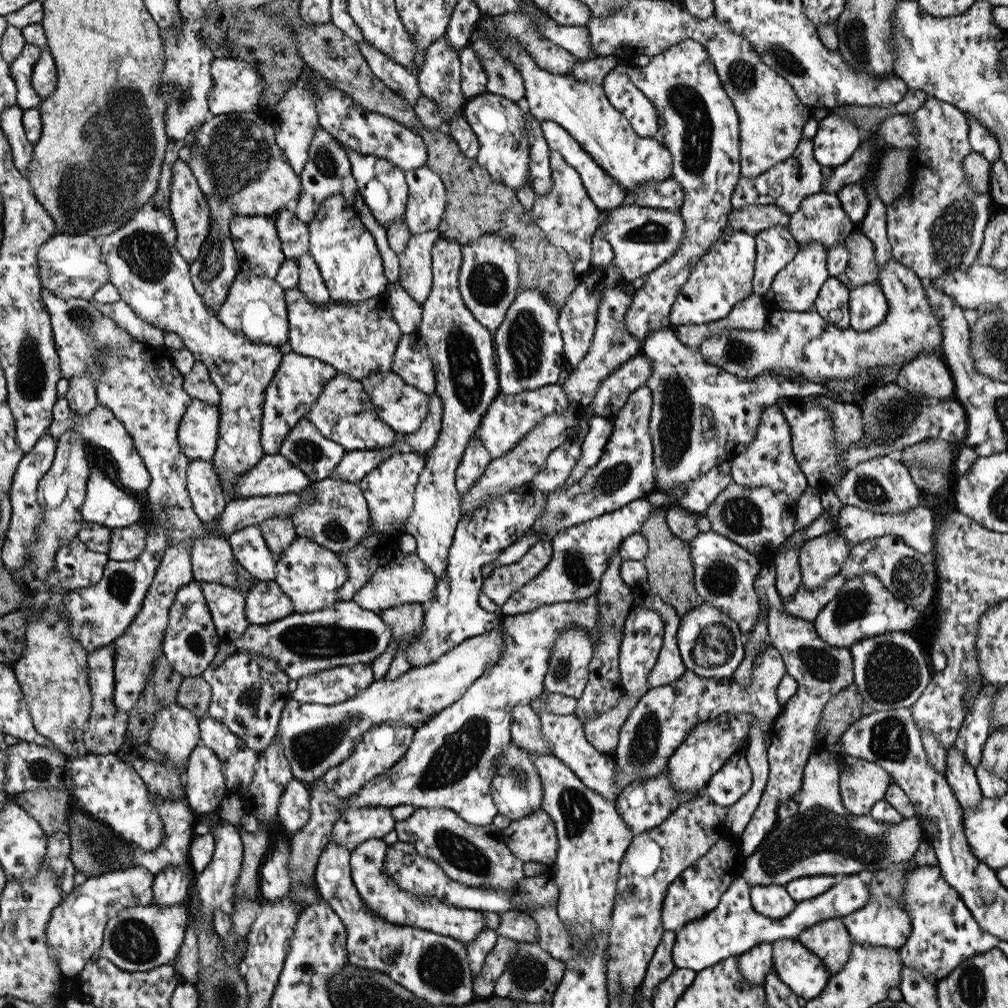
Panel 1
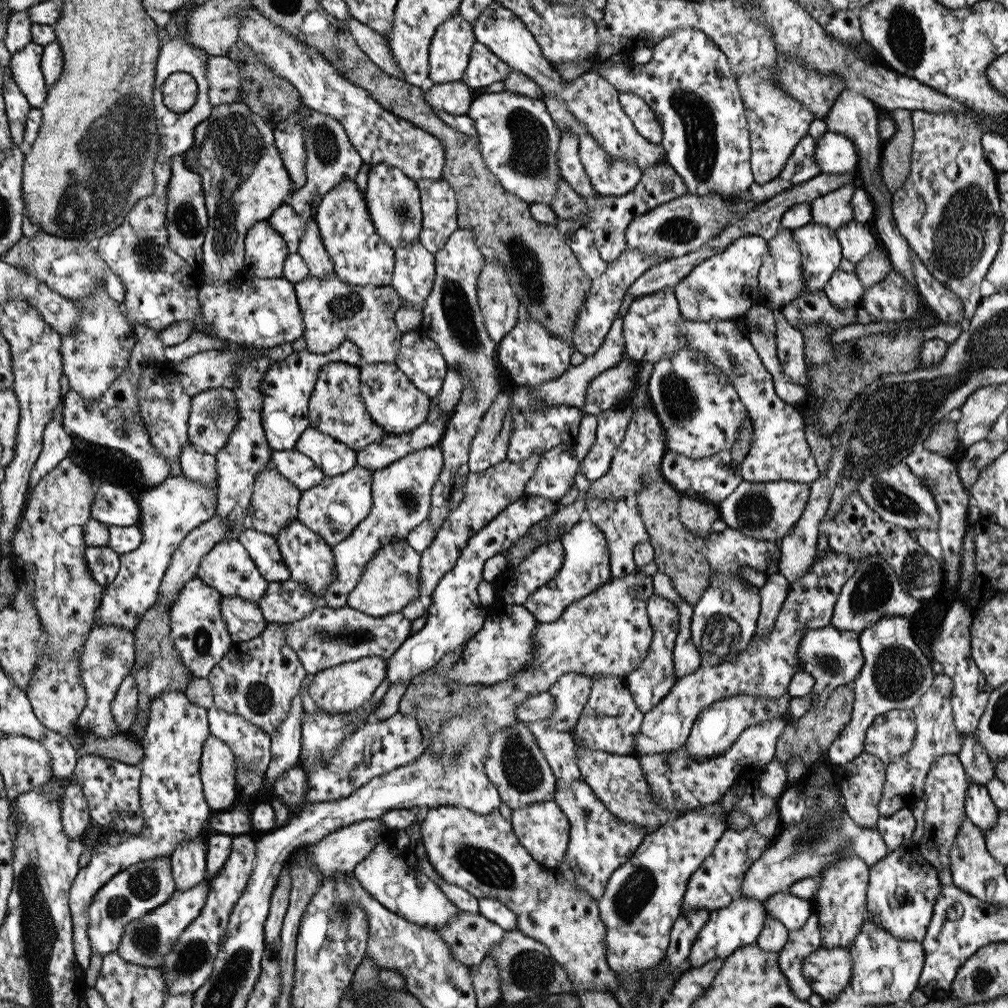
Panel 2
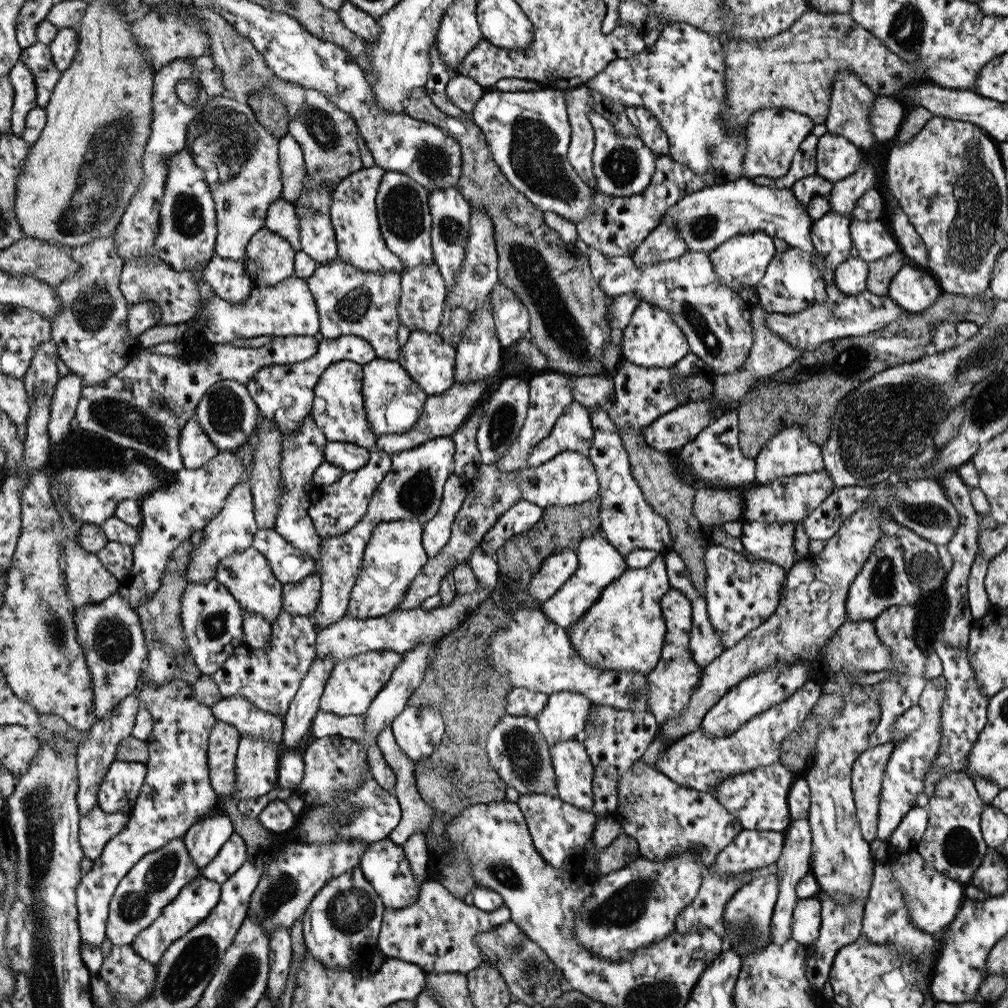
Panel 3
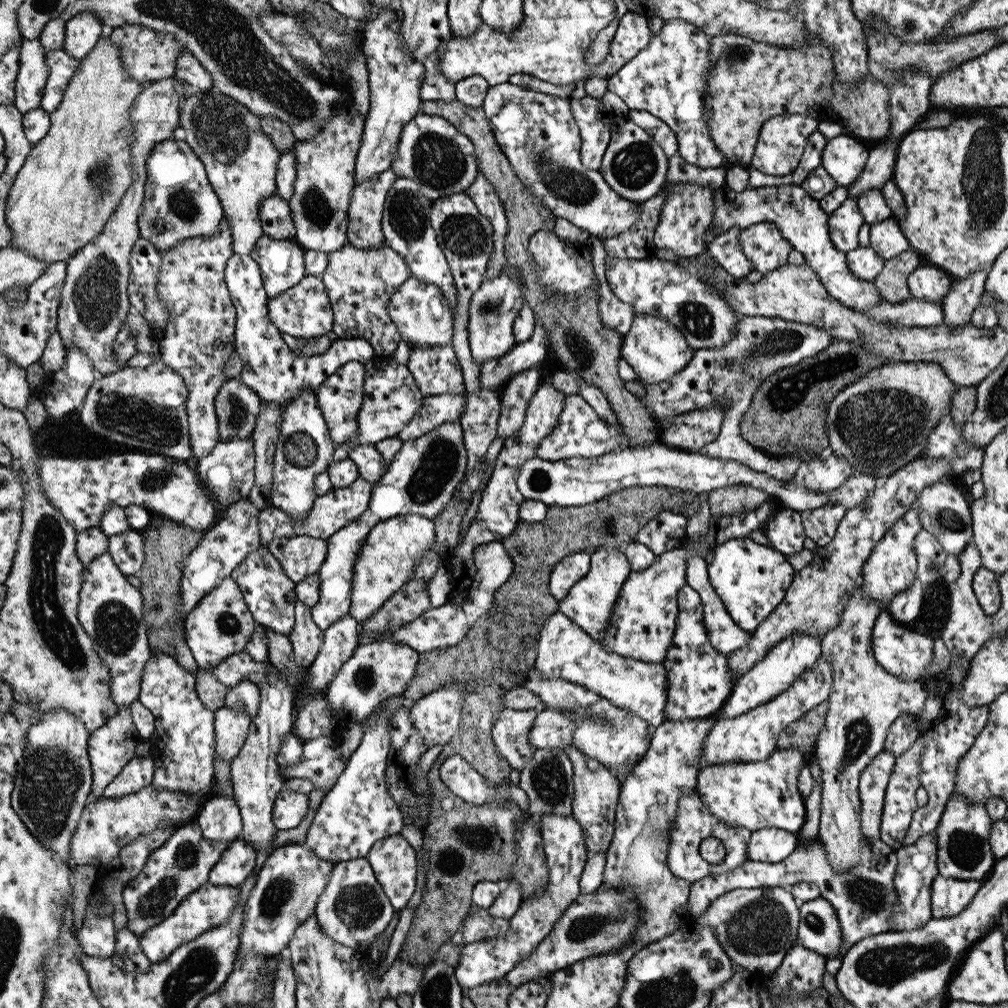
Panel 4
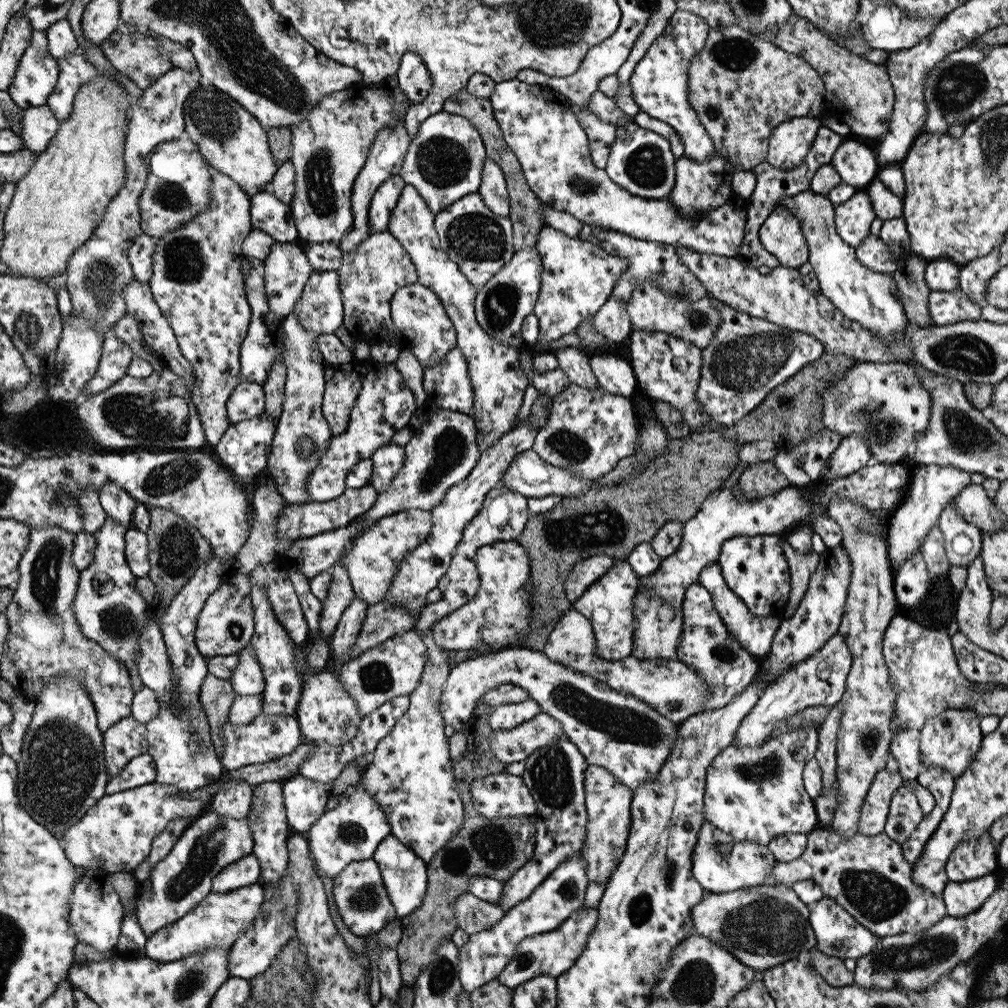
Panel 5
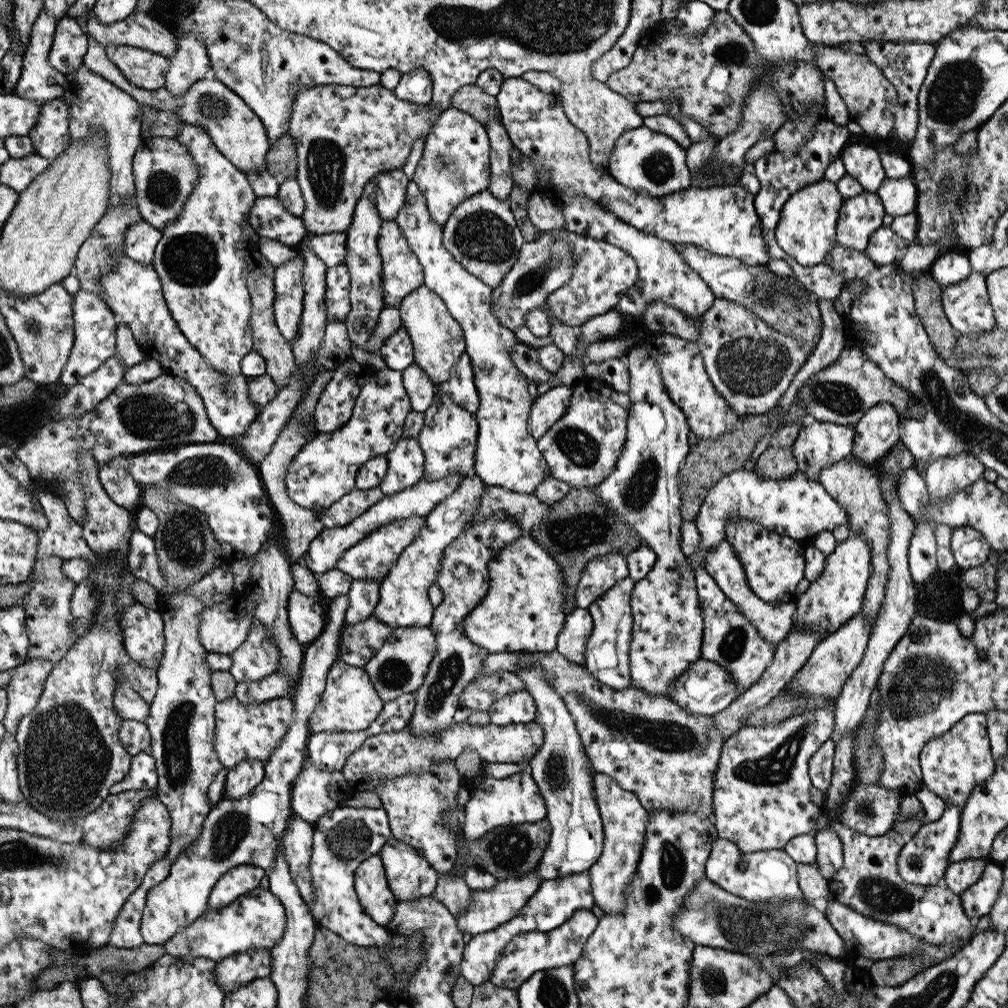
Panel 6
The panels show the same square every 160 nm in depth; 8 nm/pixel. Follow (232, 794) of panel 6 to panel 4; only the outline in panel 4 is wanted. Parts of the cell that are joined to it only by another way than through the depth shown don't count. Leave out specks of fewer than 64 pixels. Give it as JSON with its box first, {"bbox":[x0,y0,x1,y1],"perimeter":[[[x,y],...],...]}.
{"bbox":[194,794,243,842],"perimeter":[[[218,794],[209,799],[201,806],[194,822],[208,840],[231,842],[243,832],[243,817],[234,796],[228,798]]]}

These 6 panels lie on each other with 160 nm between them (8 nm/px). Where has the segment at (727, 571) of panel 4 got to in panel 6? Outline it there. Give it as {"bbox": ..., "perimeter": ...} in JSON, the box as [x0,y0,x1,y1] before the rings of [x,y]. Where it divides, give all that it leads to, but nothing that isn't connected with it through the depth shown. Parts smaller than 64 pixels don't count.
{"bbox":[725,519,805,604],"perimeter":[[[730,519],[725,529],[725,540],[730,543],[744,567],[746,583],[752,592],[768,604],[782,604],[798,598],[798,583],[805,578],[804,543],[788,536],[768,532],[768,528],[750,519]]]}

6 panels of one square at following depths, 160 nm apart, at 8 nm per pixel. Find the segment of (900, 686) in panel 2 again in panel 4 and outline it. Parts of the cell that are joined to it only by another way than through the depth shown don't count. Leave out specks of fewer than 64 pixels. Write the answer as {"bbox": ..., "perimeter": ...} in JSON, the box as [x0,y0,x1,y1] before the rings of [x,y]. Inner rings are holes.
{"bbox":[885,578,926,758],"perimeter":[[[914,578],[914,583],[910,589],[902,591],[896,595],[886,607],[886,610],[890,613],[890,616],[904,625],[908,625],[913,621],[922,608],[922,602],[924,602],[924,592],[926,586],[924,586],[918,578]],[[900,713],[891,723],[886,740],[885,749],[898,758],[905,750],[912,746],[920,733],[917,724],[918,715]]]}

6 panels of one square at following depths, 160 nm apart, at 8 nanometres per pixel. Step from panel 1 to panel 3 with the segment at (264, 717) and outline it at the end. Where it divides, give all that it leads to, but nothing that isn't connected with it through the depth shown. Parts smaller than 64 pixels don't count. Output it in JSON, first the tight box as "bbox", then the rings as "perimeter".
{"bbox":[211,611,317,717],"perimeter":[[[284,611],[270,623],[271,637],[263,651],[246,645],[238,646],[222,668],[213,672],[211,677],[219,688],[221,698],[243,696],[256,708],[282,717],[316,658],[317,629],[313,616],[298,616]]]}

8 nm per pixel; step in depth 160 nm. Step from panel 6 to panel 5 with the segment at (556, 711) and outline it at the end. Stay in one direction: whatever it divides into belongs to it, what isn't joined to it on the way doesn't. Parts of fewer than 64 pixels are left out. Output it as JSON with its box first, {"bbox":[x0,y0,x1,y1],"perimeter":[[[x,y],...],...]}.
{"bbox":[499,734,588,912],"perimeter":[[[561,734],[552,743],[539,748],[526,758],[523,781],[531,790],[535,801],[537,818],[533,830],[534,847],[531,860],[522,865],[512,878],[503,883],[503,894],[499,906],[507,912],[519,902],[526,900],[537,886],[566,857],[581,856],[581,850],[586,836],[586,794],[584,791],[584,775],[588,763],[578,747],[570,742],[566,734]]]}

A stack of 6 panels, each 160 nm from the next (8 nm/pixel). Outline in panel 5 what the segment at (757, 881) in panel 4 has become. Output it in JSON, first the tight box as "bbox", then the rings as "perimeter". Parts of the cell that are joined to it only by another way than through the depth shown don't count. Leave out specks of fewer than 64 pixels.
{"bbox":[769,828,946,936],"perimeter":[[[816,828],[812,832],[807,834],[807,845],[806,850],[798,857],[796,860],[783,863],[777,862],[774,863],[772,867],[771,873],[769,876],[773,876],[773,880],[778,882],[778,884],[791,885],[800,880],[812,880],[814,881],[823,892],[824,897],[831,898],[833,901],[836,901],[848,914],[851,914],[864,928],[867,928],[870,932],[873,932],[876,936],[888,936],[895,934],[902,934],[905,932],[909,933],[917,933],[927,929],[929,926],[936,924],[940,919],[944,918],[946,914],[946,907],[943,903],[943,898],[941,894],[931,894],[929,890],[925,890],[923,886],[919,884],[914,884],[911,872],[912,872],[911,864],[907,861],[907,858],[904,856],[902,852],[901,844],[898,844],[895,840],[892,840],[885,832],[877,834],[876,836],[868,836],[860,833],[856,833],[854,836],[850,838],[844,838],[840,836],[837,832],[834,832],[830,828]]]}

